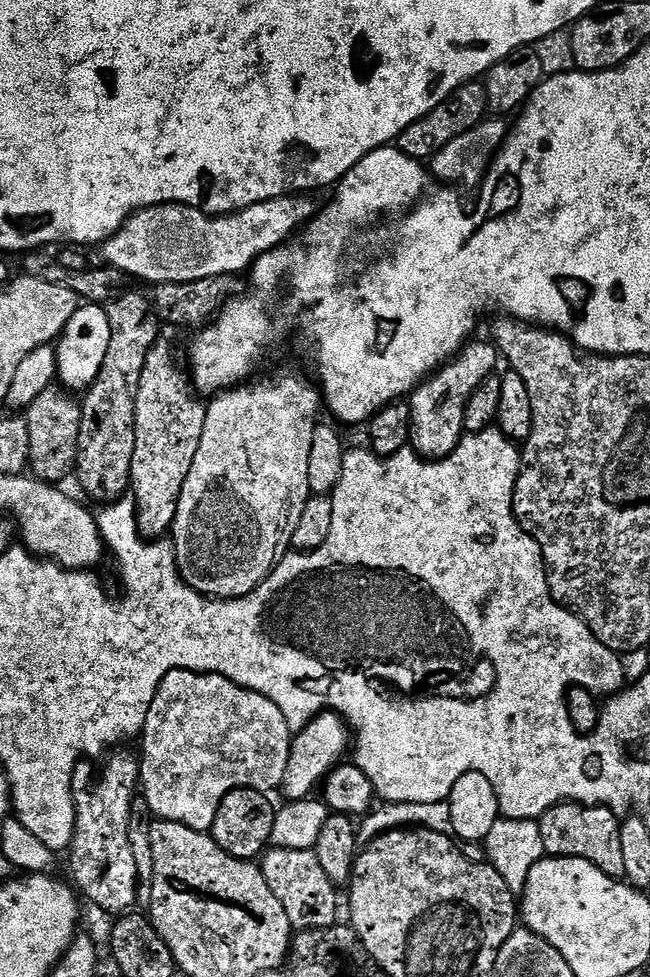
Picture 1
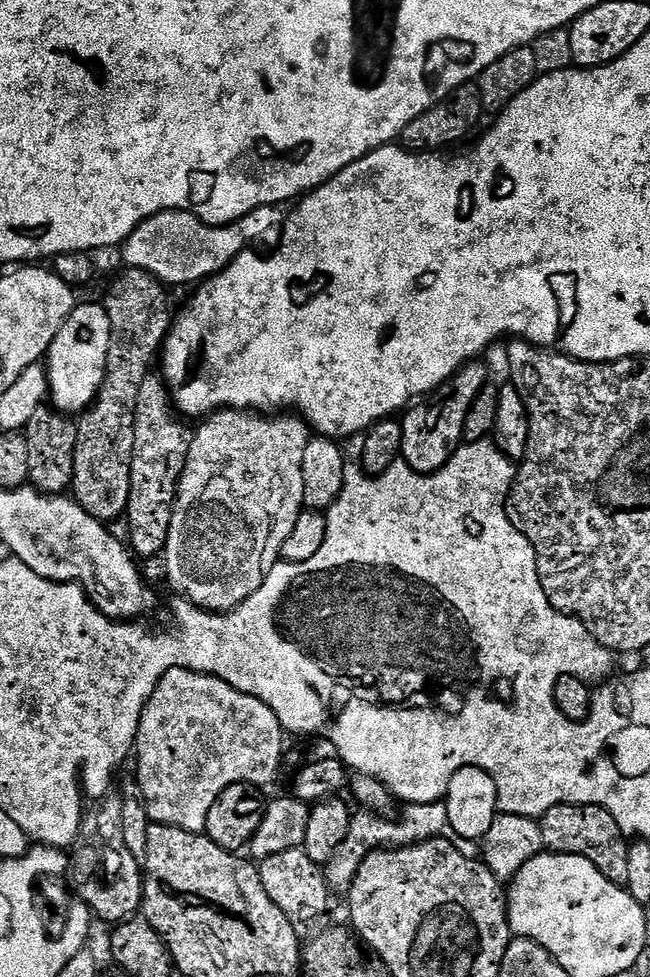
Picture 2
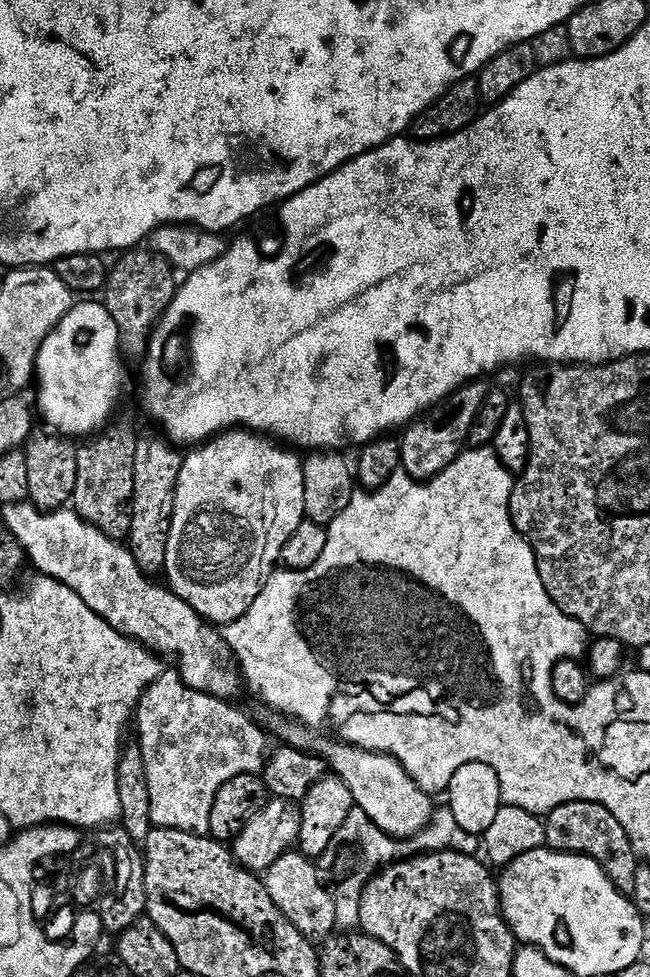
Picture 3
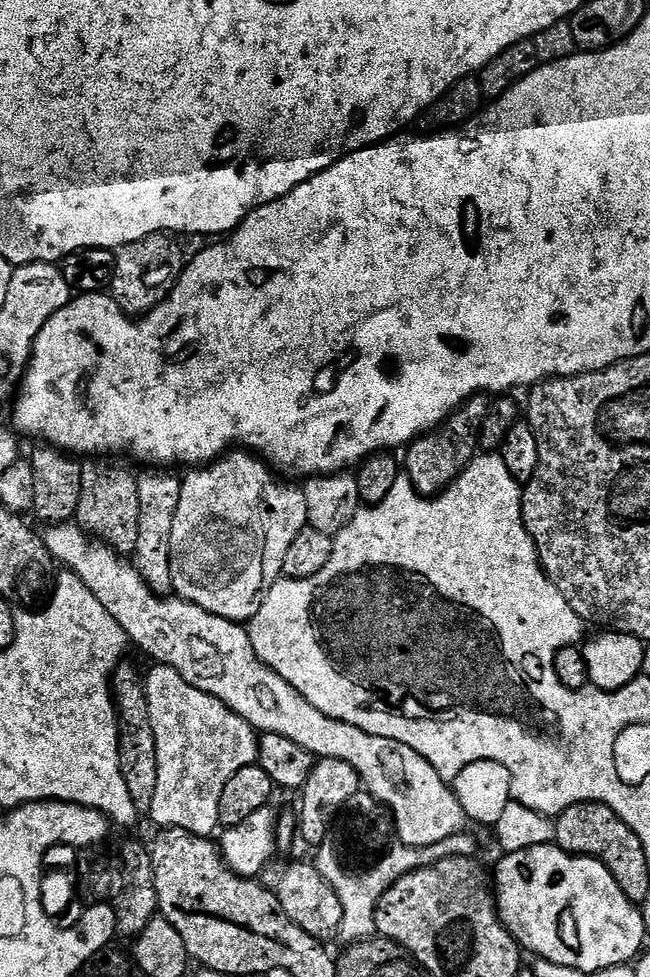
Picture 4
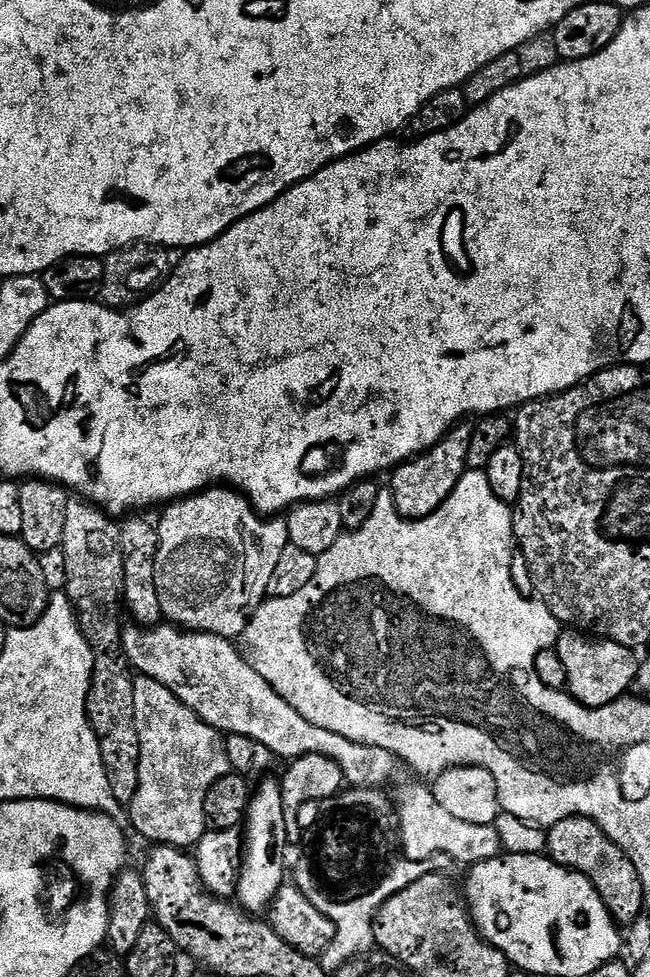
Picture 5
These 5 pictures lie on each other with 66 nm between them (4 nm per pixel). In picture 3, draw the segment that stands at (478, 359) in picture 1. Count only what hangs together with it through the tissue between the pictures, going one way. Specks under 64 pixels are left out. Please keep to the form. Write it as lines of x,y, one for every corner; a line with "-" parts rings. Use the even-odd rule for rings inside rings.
483,379
473,380
471,384
463,384
457,392
452,392
441,400
435,408
409,423
399,437
400,467
410,478
421,482
433,480
438,474
445,472
465,451
469,443
472,428
478,422
478,410
490,399
490,392

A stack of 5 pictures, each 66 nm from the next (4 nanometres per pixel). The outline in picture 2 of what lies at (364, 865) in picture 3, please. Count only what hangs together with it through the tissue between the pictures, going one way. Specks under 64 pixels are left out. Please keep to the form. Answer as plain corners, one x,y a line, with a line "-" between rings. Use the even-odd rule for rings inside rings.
447,803
438,804
409,804
403,809
400,820
387,820
384,814
376,814
372,820
371,811
357,811
352,817
352,825
344,845
336,852
336,857
326,866
328,887
333,893
343,893
351,885
351,881
360,869
360,863
368,857
369,852
379,852
382,848
411,848
427,840
448,838
453,835
450,826
450,814

